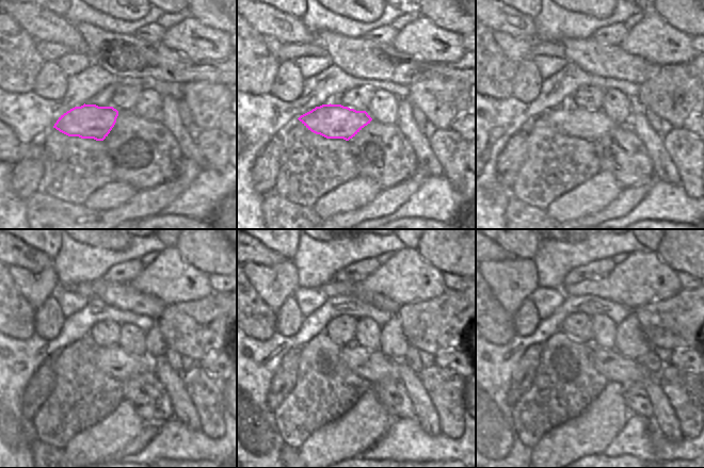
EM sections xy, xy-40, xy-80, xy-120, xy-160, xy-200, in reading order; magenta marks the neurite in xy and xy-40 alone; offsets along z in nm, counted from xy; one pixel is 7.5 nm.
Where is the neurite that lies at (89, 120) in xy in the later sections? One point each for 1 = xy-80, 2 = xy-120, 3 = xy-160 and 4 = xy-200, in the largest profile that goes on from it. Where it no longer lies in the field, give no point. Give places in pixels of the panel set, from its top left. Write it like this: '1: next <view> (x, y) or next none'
1: next xy-80 (573, 120)
2: next xy-120 (115, 361)
3: next xy-160 (372, 365)
4: next xy-200 (610, 364)

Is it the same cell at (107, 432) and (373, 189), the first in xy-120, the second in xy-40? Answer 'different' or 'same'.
same

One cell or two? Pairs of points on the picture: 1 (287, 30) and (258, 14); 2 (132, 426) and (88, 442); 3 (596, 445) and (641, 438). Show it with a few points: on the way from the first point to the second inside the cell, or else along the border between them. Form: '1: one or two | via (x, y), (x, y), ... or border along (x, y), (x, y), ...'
1: one | via (280, 25), (266, 19)
2: one | via (122, 426), (98, 442)
3: two | border along (625, 421), (625, 425), (620, 434), (602, 453)

